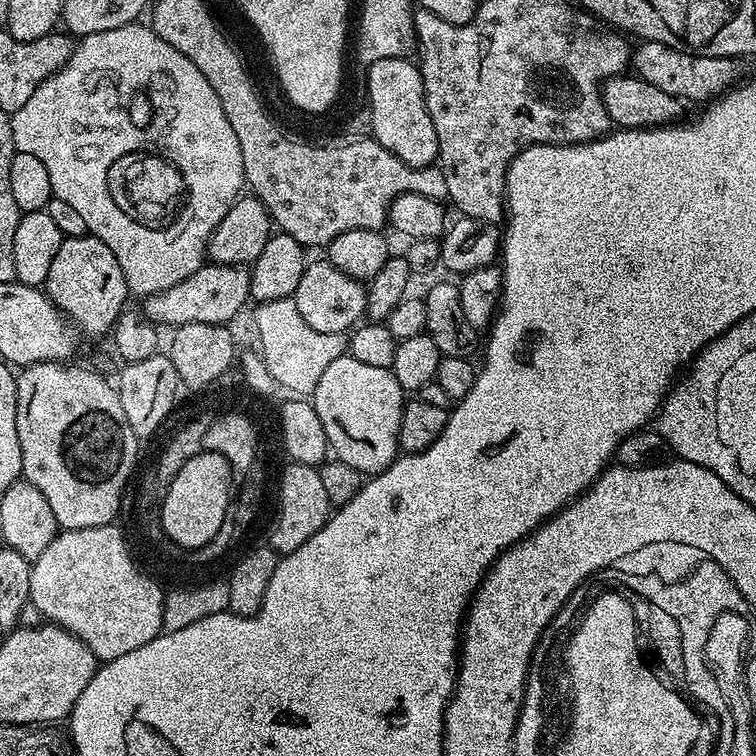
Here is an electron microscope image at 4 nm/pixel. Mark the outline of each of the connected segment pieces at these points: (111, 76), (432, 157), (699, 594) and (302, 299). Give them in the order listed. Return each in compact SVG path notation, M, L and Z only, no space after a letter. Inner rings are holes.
M99 32L96 38L83 37L73 47L72 56L50 78L46 78L26 98L21 108L11 113L12 133L17 152L34 154L46 166L46 175L50 177L52 195L57 200L68 203L72 209L86 222L88 232L98 237L106 246L110 246L114 258L118 258L118 266L122 266L122 274L126 274L126 286L133 297L147 298L157 296L159 292L170 290L170 286L178 286L182 278L190 278L194 270L205 263L208 239L216 233L218 222L226 218L230 206L239 200L245 191L244 171L242 170L242 150L238 150L238 138L230 122L226 122L226 114L222 111L222 102L218 102L218 94L206 82L206 77L186 54L178 54L174 46L162 42L158 38L158 64L168 64L166 68L90 68L90 50L96 44L104 44L108 38ZM96 84L104 86L104 102L96 102ZM176 98L176 118L174 130L170 130L170 108ZM148 156L172 156L184 170L188 184L192 184L192 200L188 208L168 206L168 214L162 226L156 226L156 232L148 232L132 224L110 200L106 194L106 170L124 158L146 160Z
M399 56L398 58L382 58L378 62L367 65L368 72L368 99L366 105L373 112L373 132L371 139L376 140L394 158L398 158L411 168L430 168L438 160L438 134L434 134L434 122L430 122L430 110L426 106L424 97L424 83L419 67L411 64L411 59Z
M656 544L655 546L645 547L644 552L636 552L636 556L632 556L632 560L620 560L620 564L614 566L620 566L620 572L626 572L626 574L630 572L630 576L628 576L626 580L632 582L632 586L636 586L638 590L642 590L644 594L648 594L656 604L660 604L660 600L662 600L662 604L664 604L662 608L666 608L666 610L670 610L672 614L676 614L676 618L680 618L680 616L690 616L690 618L684 620L684 622L692 622L692 624L682 624L682 626L684 626L682 630L684 630L684 634L686 634L686 638L684 638L684 642L686 642L684 652L686 652L688 680L692 680L692 684L696 684L696 680L700 680L700 688L692 688L692 690L698 690L698 696L700 696L700 698L712 698L712 696L718 696L716 691L718 691L719 688L714 688L714 681L716 680L712 676L712 671L707 661L704 659L704 647L706 646L707 635L710 634L715 619L723 614L723 612L743 611L744 595L738 590L738 586L729 578L725 570L718 570L716 561L713 561L711 564L700 564L700 566L694 570L692 578L688 578L688 582L676 584L676 582L672 580L672 572L674 572L674 570L668 570L668 564L662 564L662 562L666 562L666 560L662 560L662 558L666 558L666 552L664 552L664 550L680 550L680 547L681 546L676 546L676 544Z
M320 258L307 265L302 274L302 282L298 282L295 301L298 314L306 324L322 334L335 332L347 333L357 327L365 319L368 307L368 293L365 285L359 280L342 274L328 259Z

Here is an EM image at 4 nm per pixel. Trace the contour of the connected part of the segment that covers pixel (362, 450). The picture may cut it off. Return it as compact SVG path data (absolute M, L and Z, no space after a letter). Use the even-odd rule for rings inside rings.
M345 354L323 371L310 399L318 418L322 418L322 430L326 430L335 459L363 474L383 472L391 466L398 455L398 426L406 403L406 394L391 368L365 366Z

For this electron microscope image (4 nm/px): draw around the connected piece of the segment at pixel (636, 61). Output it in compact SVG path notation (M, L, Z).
M646 40L637 43L630 56L630 68L635 75L642 77L650 86L666 90L666 94L681 102L700 100L708 102L725 93L737 83L737 61L730 56L695 56L682 50L674 50L662 42Z

